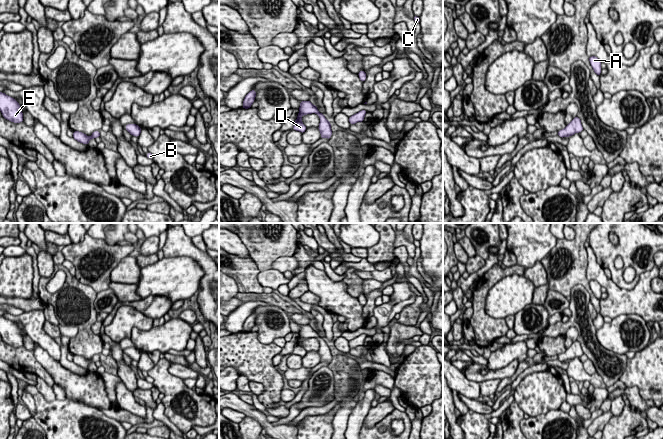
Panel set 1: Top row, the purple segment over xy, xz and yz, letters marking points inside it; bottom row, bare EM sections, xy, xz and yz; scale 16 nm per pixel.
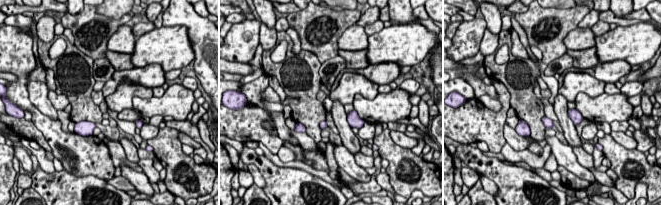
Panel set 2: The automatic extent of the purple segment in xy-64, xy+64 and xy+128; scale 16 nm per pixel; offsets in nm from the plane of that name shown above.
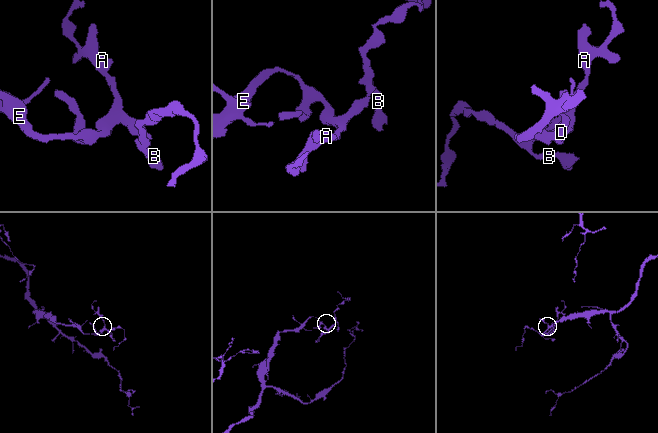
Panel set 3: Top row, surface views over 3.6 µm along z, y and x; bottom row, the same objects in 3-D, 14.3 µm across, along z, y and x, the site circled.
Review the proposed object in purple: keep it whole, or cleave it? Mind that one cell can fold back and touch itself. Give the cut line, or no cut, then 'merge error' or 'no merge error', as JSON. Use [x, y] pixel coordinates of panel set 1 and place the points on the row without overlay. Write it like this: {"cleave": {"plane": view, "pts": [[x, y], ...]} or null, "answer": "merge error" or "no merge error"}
{"cleave": null, "answer": "no merge error"}

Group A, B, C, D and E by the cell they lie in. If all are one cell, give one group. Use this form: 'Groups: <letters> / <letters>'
Groups: A B C D E

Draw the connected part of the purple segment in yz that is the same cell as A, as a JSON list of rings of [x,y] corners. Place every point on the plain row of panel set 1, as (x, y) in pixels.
[[[596,280],[589,281],[590,288],[594,296],[600,300],[601,298],[601,285]]]

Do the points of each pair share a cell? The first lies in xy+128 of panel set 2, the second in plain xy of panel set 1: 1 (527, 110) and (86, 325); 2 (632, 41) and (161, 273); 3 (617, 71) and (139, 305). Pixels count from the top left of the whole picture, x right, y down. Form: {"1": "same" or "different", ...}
{"1": "same", "2": "same", "3": "same"}

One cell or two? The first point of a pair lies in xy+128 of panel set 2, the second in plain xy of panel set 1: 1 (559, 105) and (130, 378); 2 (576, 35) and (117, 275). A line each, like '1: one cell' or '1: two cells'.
1: one cell
2: one cell

